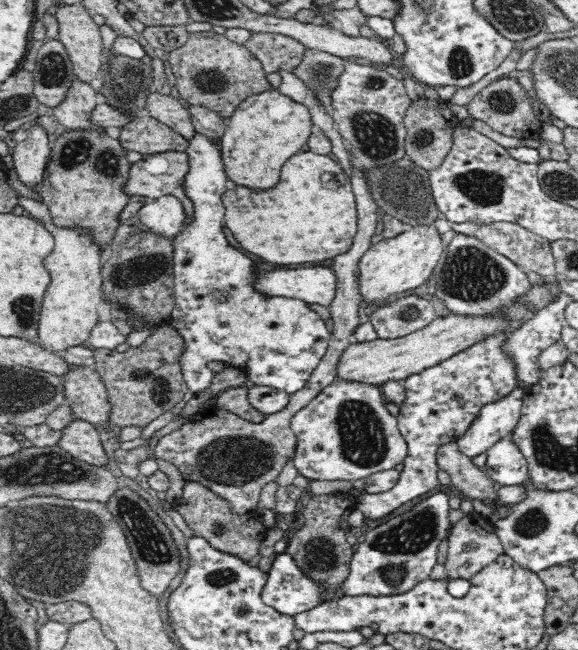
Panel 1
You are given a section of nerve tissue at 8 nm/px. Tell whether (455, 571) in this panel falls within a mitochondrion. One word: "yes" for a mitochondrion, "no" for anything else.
no

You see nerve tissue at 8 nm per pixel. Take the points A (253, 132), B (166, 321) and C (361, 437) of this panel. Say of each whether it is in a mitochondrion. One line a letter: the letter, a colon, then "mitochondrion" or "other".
A: other
B: other
C: mitochondrion

